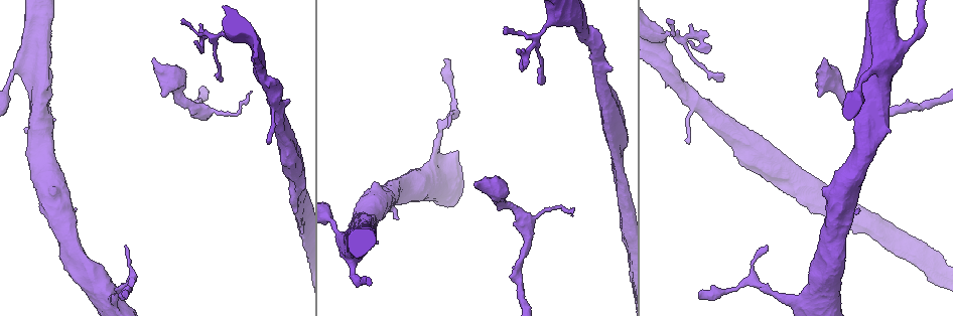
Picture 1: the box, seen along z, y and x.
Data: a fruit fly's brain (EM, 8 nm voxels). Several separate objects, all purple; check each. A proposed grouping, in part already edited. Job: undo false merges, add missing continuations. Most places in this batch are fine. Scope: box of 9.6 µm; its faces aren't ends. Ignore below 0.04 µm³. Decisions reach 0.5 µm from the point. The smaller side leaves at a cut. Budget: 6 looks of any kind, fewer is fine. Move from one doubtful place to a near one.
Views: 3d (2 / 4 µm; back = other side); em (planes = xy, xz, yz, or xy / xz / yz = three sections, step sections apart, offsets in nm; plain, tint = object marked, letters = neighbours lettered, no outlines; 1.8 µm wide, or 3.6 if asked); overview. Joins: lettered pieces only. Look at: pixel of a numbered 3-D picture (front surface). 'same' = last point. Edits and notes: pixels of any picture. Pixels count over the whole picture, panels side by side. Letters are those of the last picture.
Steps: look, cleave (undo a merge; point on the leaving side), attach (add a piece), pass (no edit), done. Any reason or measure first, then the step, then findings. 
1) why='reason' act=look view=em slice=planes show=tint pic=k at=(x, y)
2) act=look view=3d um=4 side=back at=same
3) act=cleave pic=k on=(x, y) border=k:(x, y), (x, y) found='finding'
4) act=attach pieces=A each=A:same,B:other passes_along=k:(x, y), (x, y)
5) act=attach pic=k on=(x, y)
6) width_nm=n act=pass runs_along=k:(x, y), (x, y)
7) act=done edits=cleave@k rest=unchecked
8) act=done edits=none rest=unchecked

why='calibre changes' act=look view=em slice=yz step=4 show=tint pic=1 at=(19, 66)

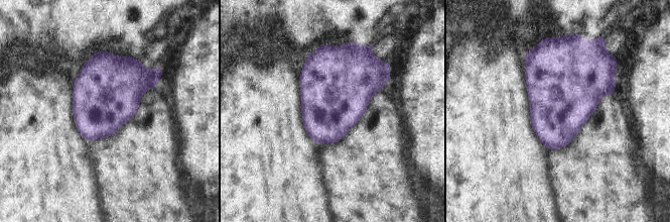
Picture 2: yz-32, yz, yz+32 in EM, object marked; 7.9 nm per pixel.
act=look view=em slice=planes show=letters at=same

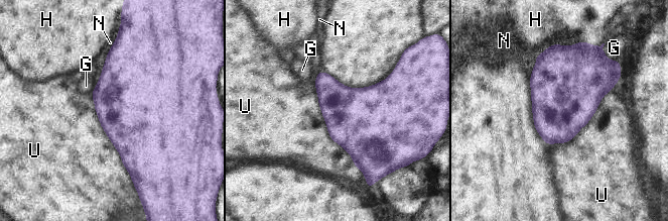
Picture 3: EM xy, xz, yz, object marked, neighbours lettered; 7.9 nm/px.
width_nm=500 act=pass each=G:other,H:other,N:other,U:other border=3:(313, 85), (329, 137), (365, 177) found='continuous, no second neuron'

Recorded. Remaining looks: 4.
why='branch stops here' act=look view=em slice=planes show=tint pic=1 at=(691, 42)

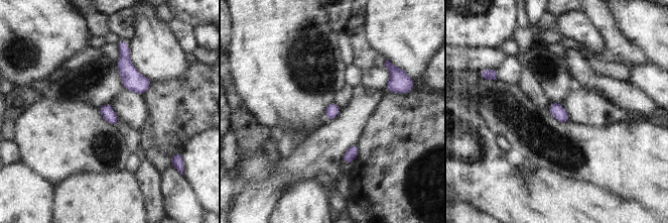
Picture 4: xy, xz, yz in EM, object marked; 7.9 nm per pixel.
why='what lies round it' act=look view=em slice=planes show=letters at=same

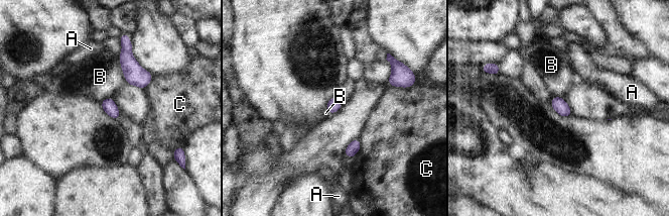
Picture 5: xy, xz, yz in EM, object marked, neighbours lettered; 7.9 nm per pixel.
longest_contact=B:220nm act=pass each=A:other,B:other,C:other found='none of them fits'

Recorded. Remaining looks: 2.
why='thin end' act=look view=em slice=planes show=plain pic=1 at=(450, 61)

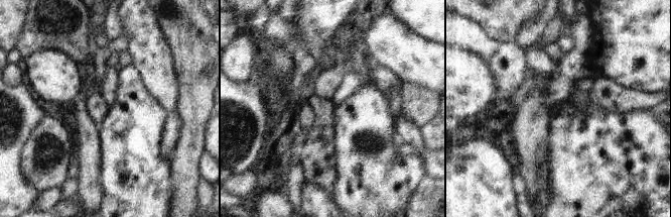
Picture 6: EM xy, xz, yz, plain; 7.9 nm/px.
act=look view=em slice=planes show=letters at=same

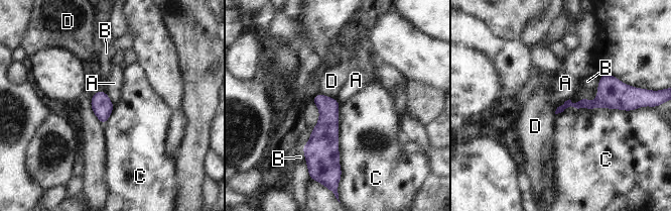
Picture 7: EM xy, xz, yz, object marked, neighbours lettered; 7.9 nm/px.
act=pass each=A:other,B:other,C:other,D:other border=7:(633, 110), (569, 105), (555, 114) found='no lettered piece goes on from it'

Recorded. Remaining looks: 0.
act=done edits=none rest=unchecked

